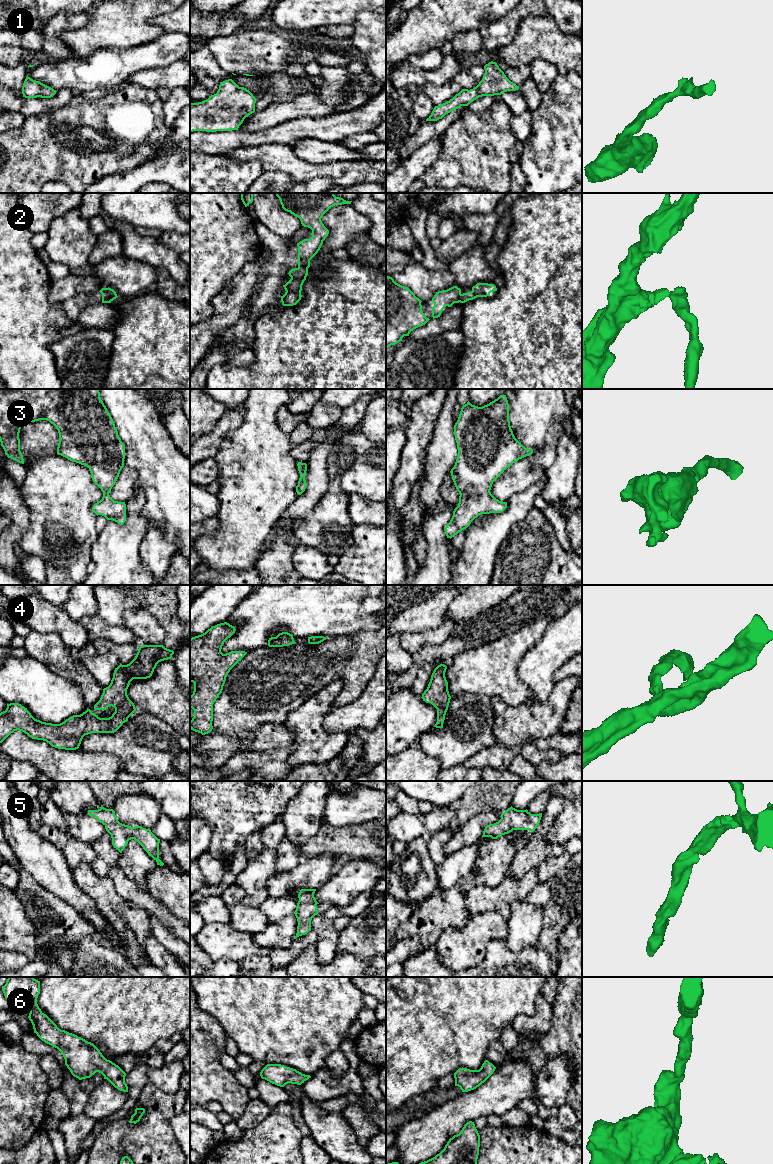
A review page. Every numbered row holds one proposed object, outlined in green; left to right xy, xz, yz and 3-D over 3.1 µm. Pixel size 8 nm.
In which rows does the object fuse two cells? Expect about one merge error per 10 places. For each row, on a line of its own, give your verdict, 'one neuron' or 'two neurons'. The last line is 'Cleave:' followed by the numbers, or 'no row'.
1: one neuron
2: two neurons
3: one neuron
4: one neuron
5: one neuron
6: one neuron
Cleave: 2

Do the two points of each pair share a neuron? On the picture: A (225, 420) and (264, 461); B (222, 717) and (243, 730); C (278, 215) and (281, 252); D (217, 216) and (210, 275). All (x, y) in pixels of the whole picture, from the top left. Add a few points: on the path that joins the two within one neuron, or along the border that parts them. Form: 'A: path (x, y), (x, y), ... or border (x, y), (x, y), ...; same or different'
A: border (243, 407), (241, 423), (226, 435), (219, 447); different
B: path (227, 717), (230, 717), (238, 725); same
C: border (260, 224), (275, 234), (290, 238); different
D: path (210, 231), (210, 260); same

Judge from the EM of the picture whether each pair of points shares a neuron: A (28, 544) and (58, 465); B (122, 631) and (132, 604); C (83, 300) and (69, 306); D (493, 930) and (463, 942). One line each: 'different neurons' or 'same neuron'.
A: same neuron
B: different neurons
C: same neuron
D: same neuron

